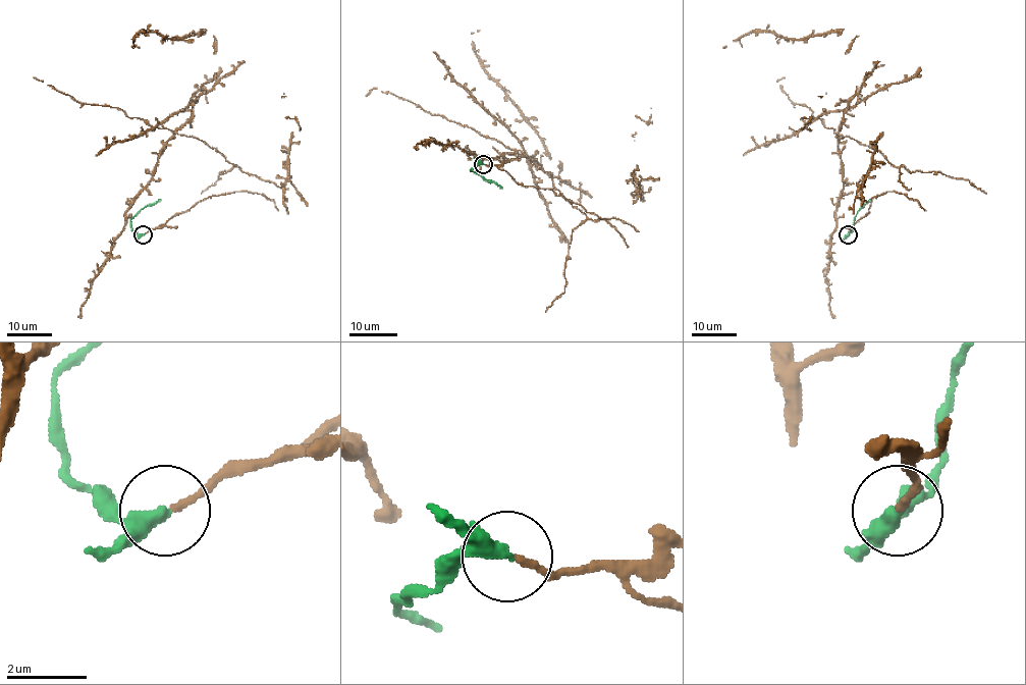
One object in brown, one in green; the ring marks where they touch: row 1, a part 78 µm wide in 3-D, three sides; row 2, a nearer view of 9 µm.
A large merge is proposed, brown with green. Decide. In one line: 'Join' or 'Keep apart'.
Keep apart

